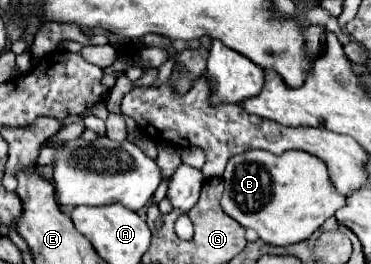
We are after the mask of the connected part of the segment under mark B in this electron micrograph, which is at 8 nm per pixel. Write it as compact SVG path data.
M247 150L231 156L223 174L225 190L221 208L243 228L253 228L261 240L273 246L289 246L303 240L323 226L323 222L347 204L329 178L327 164L309 152L283 152L275 156L263 150Z

